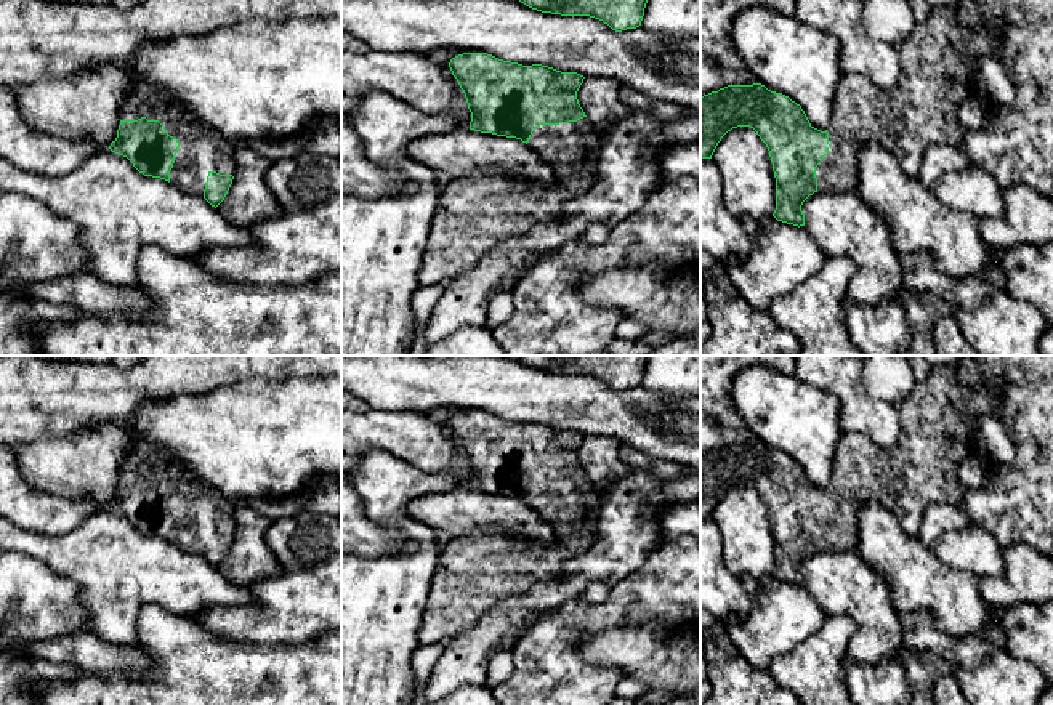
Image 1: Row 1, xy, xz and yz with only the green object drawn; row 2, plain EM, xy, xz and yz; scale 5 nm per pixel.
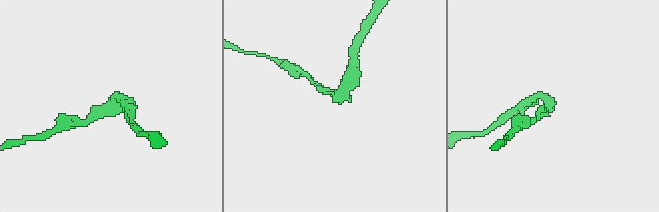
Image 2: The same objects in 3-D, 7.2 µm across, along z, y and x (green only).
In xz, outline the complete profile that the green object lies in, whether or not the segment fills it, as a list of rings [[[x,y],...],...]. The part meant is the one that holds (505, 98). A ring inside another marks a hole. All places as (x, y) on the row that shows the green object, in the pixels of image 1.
[[[487,53],[458,54],[449,67],[471,112],[470,130],[521,139],[551,167],[555,181],[522,183],[490,168],[449,178],[430,228],[418,272],[422,287],[466,274],[498,244],[521,237],[540,223],[559,221],[566,203],[591,187],[603,141],[579,104],[577,91],[585,77],[577,72],[522,66]]]

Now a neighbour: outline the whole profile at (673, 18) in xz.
[[[648,0],[639,27],[673,38],[699,37],[700,0]]]

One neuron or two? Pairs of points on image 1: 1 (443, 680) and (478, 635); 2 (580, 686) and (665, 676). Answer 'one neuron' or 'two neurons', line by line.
1: one neuron
2: two neurons

